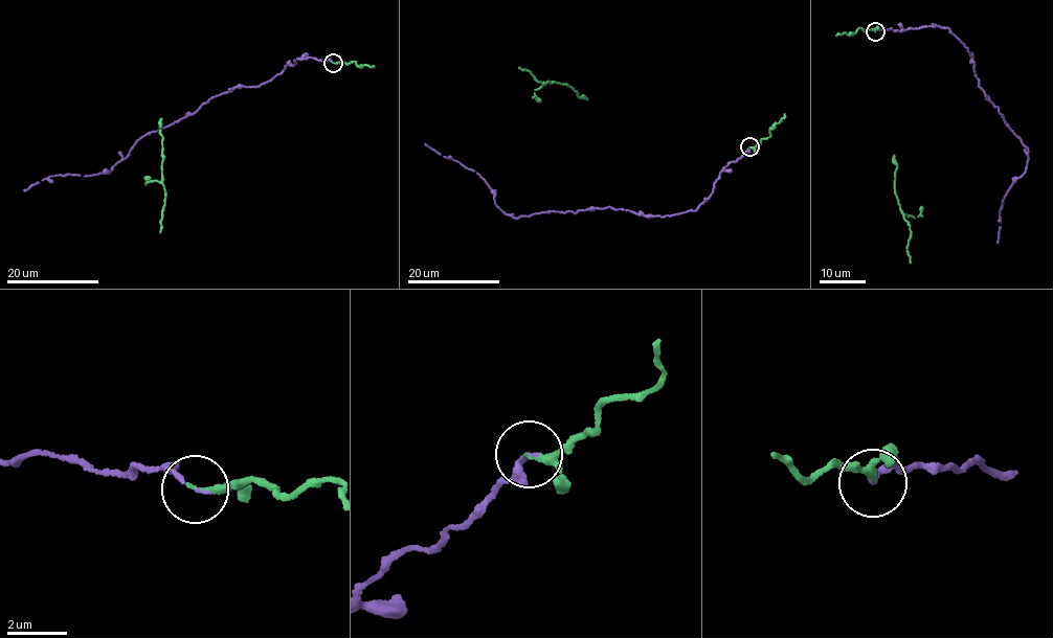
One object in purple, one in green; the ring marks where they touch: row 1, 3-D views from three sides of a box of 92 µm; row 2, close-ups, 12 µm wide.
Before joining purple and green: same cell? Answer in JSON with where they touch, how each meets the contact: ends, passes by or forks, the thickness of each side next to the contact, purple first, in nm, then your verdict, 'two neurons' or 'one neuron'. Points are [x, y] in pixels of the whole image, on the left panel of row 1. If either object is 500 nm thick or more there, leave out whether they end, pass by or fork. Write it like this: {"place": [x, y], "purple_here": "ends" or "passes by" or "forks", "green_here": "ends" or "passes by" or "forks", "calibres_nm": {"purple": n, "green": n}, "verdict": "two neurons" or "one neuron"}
{"place": [333, 63], "purple_here": "ends", "green_here": "passes by", "calibres_nm": {"purple": 110, "green": 150}, "verdict": "one neuron"}

